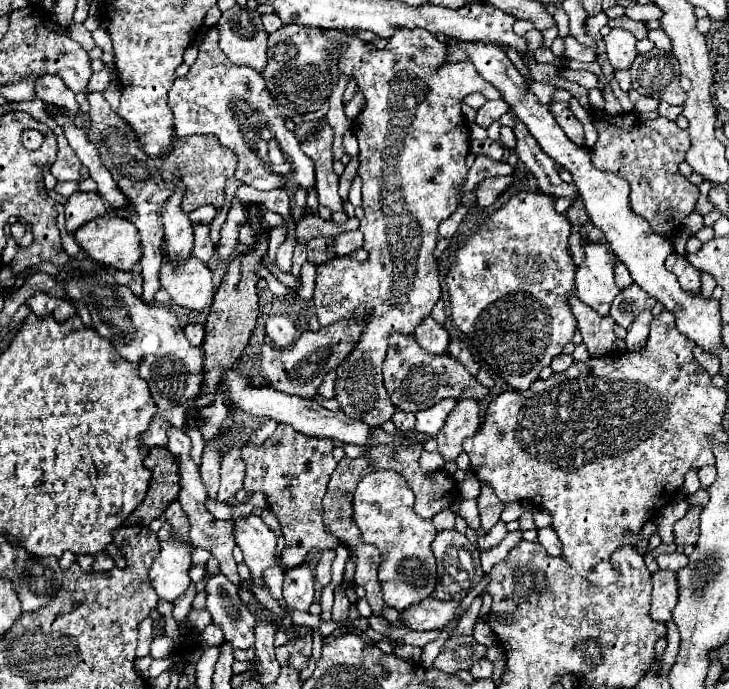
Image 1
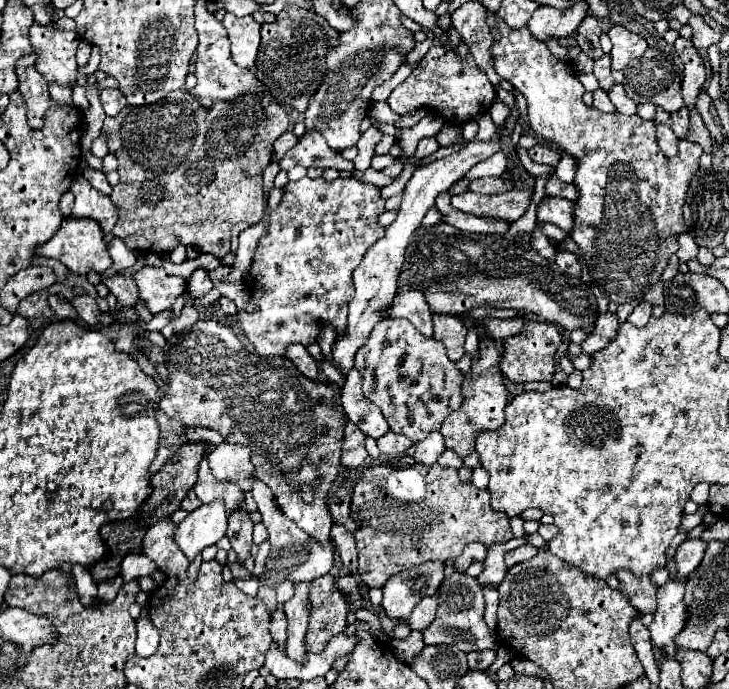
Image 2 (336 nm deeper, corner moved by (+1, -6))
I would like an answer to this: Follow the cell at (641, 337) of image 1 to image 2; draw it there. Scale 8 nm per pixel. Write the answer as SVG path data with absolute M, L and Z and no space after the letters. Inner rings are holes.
M640 303L630 315L628 315L628 321L636 327L644 327L650 319L650 311L652 311L652 305L650 303Z

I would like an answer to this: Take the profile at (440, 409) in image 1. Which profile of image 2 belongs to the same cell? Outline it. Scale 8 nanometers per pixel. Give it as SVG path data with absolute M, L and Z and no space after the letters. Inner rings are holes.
M434 431L434 433L430 433L426 439L422 439L422 441L414 443L406 453L408 453L408 455L412 455L418 463L432 465L432 463L436 463L438 455L440 455L444 449L446 449L446 447L444 447L442 433Z

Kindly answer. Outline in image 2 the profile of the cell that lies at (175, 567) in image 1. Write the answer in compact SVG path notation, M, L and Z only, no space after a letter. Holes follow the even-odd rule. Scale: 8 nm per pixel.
M222 501L200 505L196 511L188 513L188 517L178 525L174 541L176 545L180 545L188 561L194 561L204 547L210 547L224 537L226 523L228 515Z

